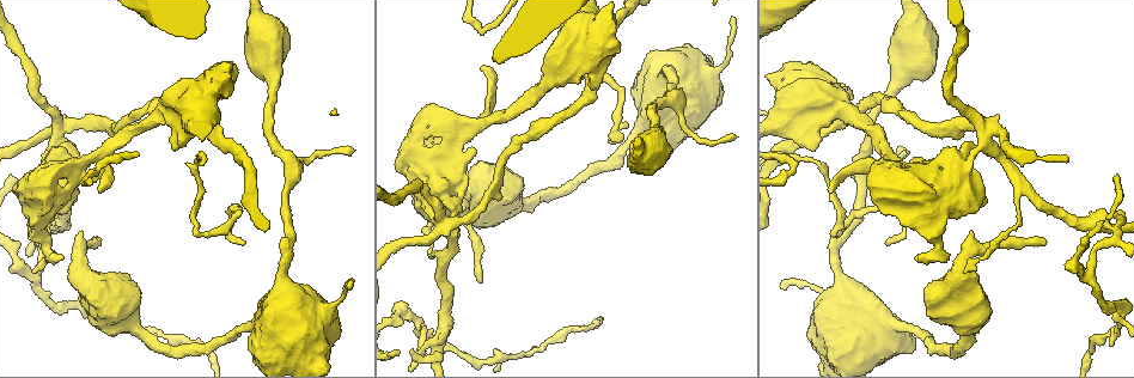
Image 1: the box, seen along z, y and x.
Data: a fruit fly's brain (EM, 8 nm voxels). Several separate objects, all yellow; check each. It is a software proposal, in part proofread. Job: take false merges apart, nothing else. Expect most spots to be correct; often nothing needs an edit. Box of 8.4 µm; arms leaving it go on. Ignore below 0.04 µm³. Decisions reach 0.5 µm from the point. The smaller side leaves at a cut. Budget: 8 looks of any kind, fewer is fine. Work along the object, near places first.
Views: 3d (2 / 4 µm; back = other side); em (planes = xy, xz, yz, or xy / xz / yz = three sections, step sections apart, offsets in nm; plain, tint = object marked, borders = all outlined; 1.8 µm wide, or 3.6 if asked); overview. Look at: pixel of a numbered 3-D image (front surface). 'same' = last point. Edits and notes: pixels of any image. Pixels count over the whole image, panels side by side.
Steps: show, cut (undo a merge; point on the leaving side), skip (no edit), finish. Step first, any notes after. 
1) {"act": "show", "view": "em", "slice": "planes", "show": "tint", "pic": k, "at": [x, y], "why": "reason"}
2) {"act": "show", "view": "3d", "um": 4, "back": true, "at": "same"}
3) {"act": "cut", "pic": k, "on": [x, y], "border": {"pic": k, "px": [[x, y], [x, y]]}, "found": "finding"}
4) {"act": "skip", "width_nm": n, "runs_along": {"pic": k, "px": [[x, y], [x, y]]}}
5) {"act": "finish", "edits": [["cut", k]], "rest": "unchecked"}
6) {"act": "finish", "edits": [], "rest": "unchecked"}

{"act": "show", "view": "em", "slice": "xy", "step": 8, "show": "plain", "pic": 1, "at": [422, 327], "why": "abrupt turn"}

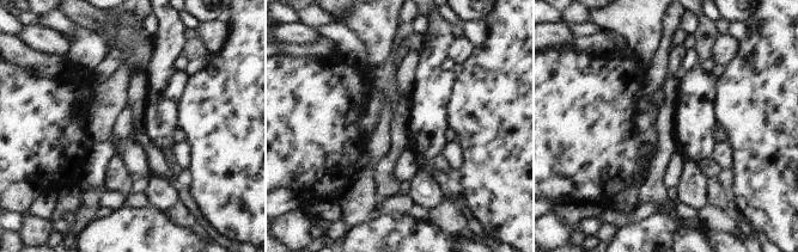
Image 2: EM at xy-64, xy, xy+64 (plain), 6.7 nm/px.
{"act": "show", "view": "em", "slice": "xy", "step": 8, "show": "borders", "at": "same", "why": "what lies round it"}

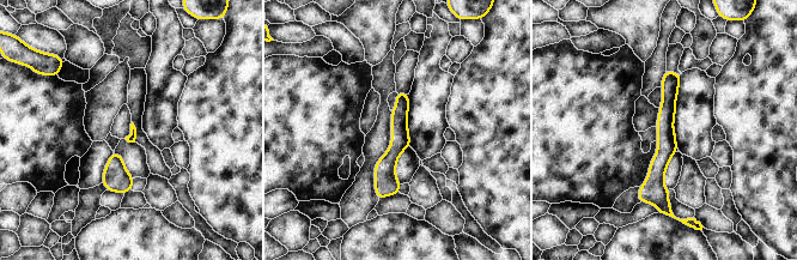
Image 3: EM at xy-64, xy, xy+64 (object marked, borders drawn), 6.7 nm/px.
{"act": "skip", "width_nm": 60, "runs_along": {"pic": 3, "px": [[670, 74], [655, 198]]}, "found": "one neuron here"}

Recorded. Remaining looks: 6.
{"act": "show", "view": "em", "slice": "xz", "step": 4, "show": "tint", "pic": 1, "at": [986, 145], "why": "sharp bend"}

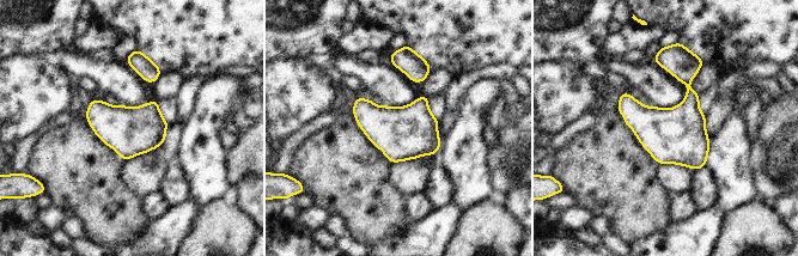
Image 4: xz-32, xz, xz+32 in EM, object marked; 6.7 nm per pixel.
{"act": "show", "view": "em", "slice": "planes", "show": "borders", "at": "same", "why": "another direction"}

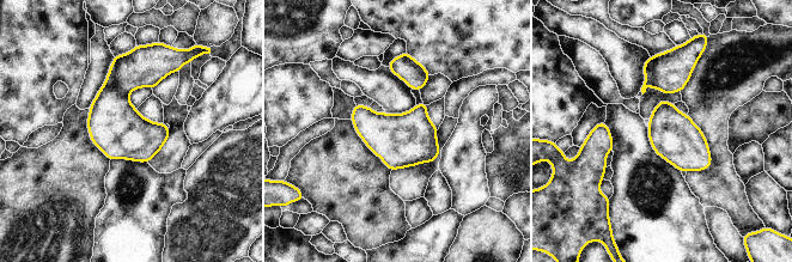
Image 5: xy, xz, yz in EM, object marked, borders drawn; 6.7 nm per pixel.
{"act": "cut", "pic": 5, "on": [646, 65], "found": "two neurons meet here"}

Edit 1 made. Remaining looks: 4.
{"act": "show", "view": "em", "slice": "xz", "step": 16, "show": "tint", "pic": 1, "at": [926, 210], "why": "touches itself"}

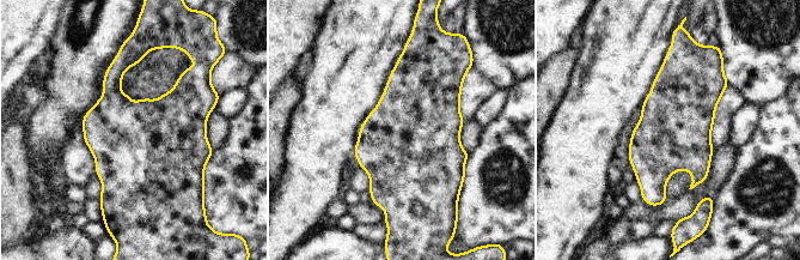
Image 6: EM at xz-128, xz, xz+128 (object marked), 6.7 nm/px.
{"act": "show", "view": "em", "slice": "planes", "show": "tint", "at": "same", "why": "cut it another way"}

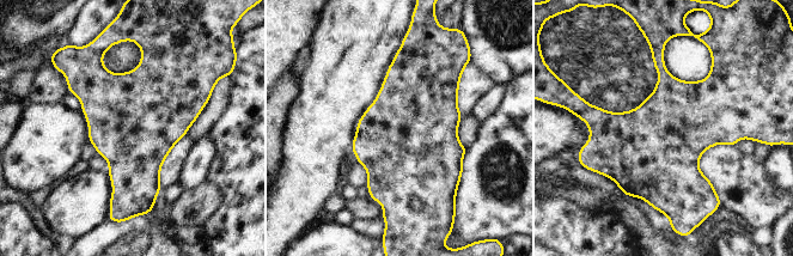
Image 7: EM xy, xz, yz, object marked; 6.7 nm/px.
{"act": "skip", "found": "continuous, no second neuron"}

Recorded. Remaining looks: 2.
{"act": "finish", "edits": [["cut", 5]], "rest": "unchecked"}

